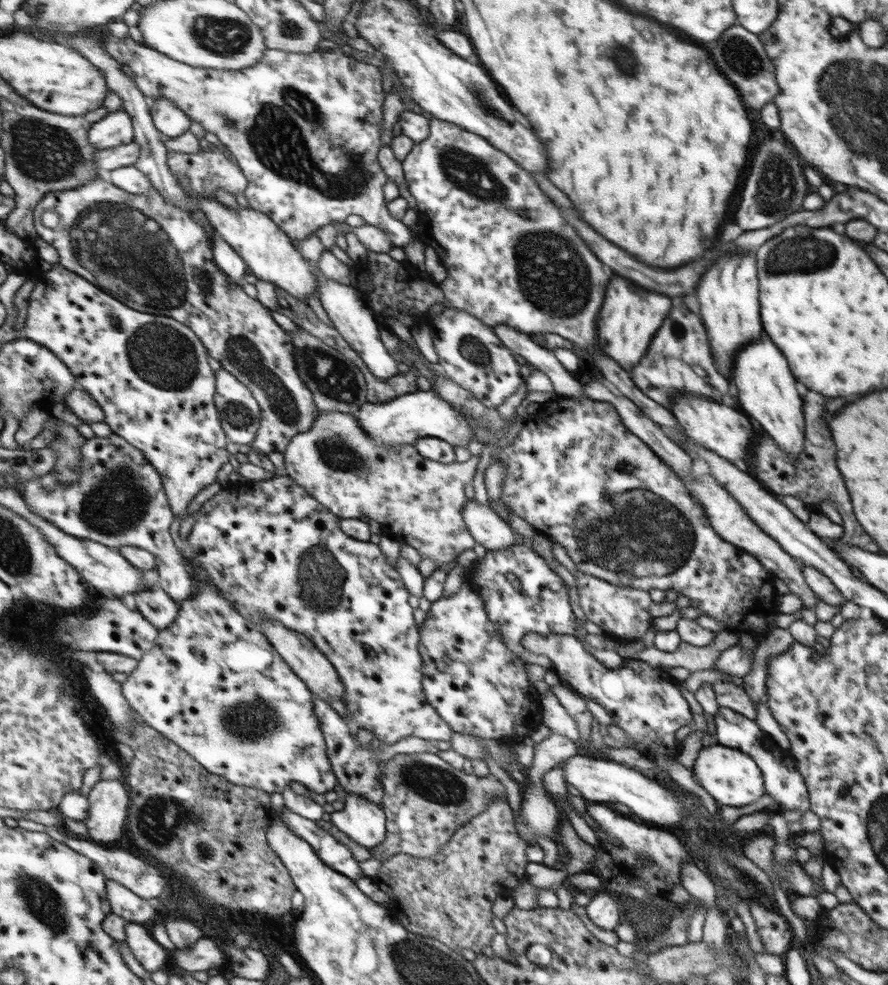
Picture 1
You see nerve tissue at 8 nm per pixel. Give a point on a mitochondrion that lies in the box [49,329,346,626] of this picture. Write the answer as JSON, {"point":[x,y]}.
{"point":[116,502]}

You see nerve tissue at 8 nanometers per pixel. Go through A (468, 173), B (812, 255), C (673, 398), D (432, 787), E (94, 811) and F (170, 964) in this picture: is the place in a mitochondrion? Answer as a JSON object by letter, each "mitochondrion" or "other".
{"A":"mitochondrion","B":"mitochondrion","C":"other","D":"mitochondrion","E":"other","F":"other"}

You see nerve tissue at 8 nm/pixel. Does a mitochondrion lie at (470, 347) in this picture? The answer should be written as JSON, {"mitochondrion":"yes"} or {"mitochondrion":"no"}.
{"mitochondrion":"yes"}

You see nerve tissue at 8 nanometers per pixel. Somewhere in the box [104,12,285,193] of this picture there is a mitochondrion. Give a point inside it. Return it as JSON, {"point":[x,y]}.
{"point":[226,36]}

